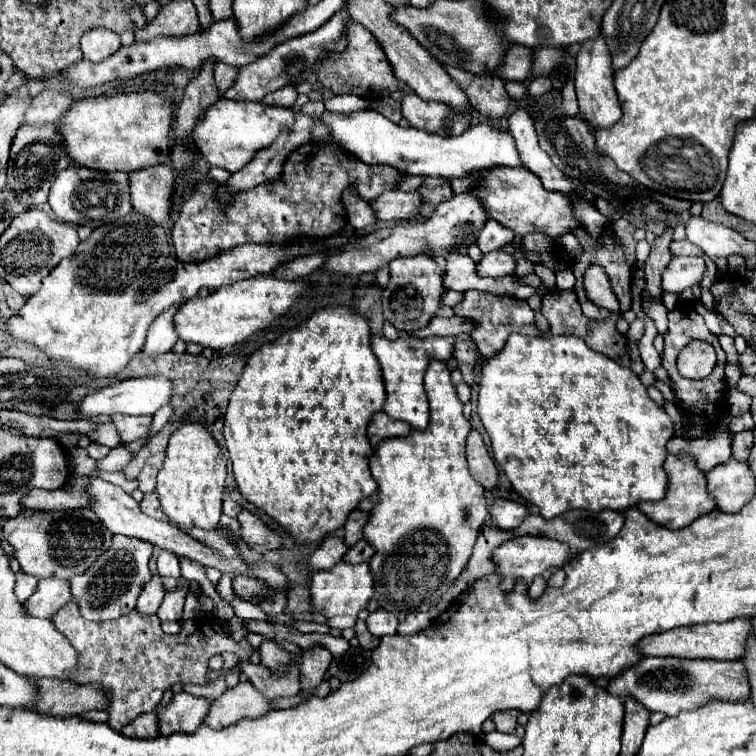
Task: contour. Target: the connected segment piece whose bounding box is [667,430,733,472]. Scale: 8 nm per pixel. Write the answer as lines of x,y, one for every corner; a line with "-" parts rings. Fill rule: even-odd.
711,430
709,436
701,436
695,440
685,440
681,436
675,436
669,440
667,450
671,454
691,452
691,456
695,456
699,468
703,472
709,472
717,464
723,464
731,458
731,442
733,442
733,436
729,432

